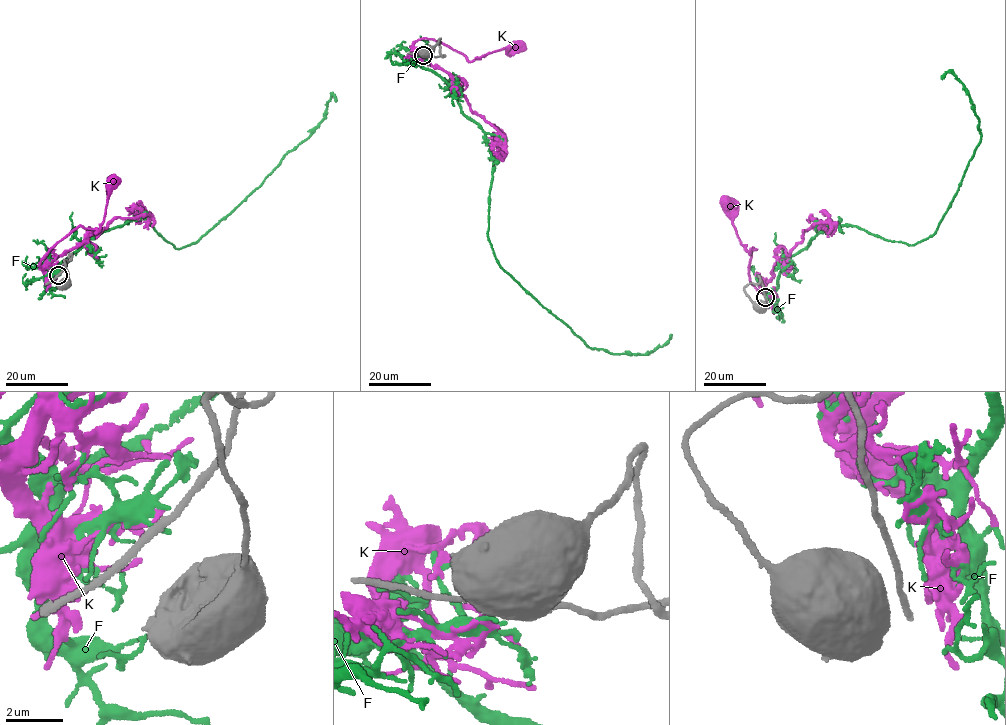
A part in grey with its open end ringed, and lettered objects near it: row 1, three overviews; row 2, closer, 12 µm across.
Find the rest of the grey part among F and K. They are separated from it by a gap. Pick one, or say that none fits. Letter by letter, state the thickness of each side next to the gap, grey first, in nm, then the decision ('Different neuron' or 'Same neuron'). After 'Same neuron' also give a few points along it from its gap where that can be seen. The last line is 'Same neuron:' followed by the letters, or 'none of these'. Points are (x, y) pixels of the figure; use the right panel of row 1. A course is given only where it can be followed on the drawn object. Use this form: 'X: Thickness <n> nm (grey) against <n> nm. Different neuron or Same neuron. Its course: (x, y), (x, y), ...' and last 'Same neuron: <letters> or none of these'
F: Thickness 220 nm (grey) against 180 nm. Same neuron. Its course: (767, 297), (825, 228), (910, 245), (933, 235), (981, 136), (967, 89), (942, 79)
K: Thickness 220 nm (grey) against 240 nm. Different neuron
Same neuron: F

